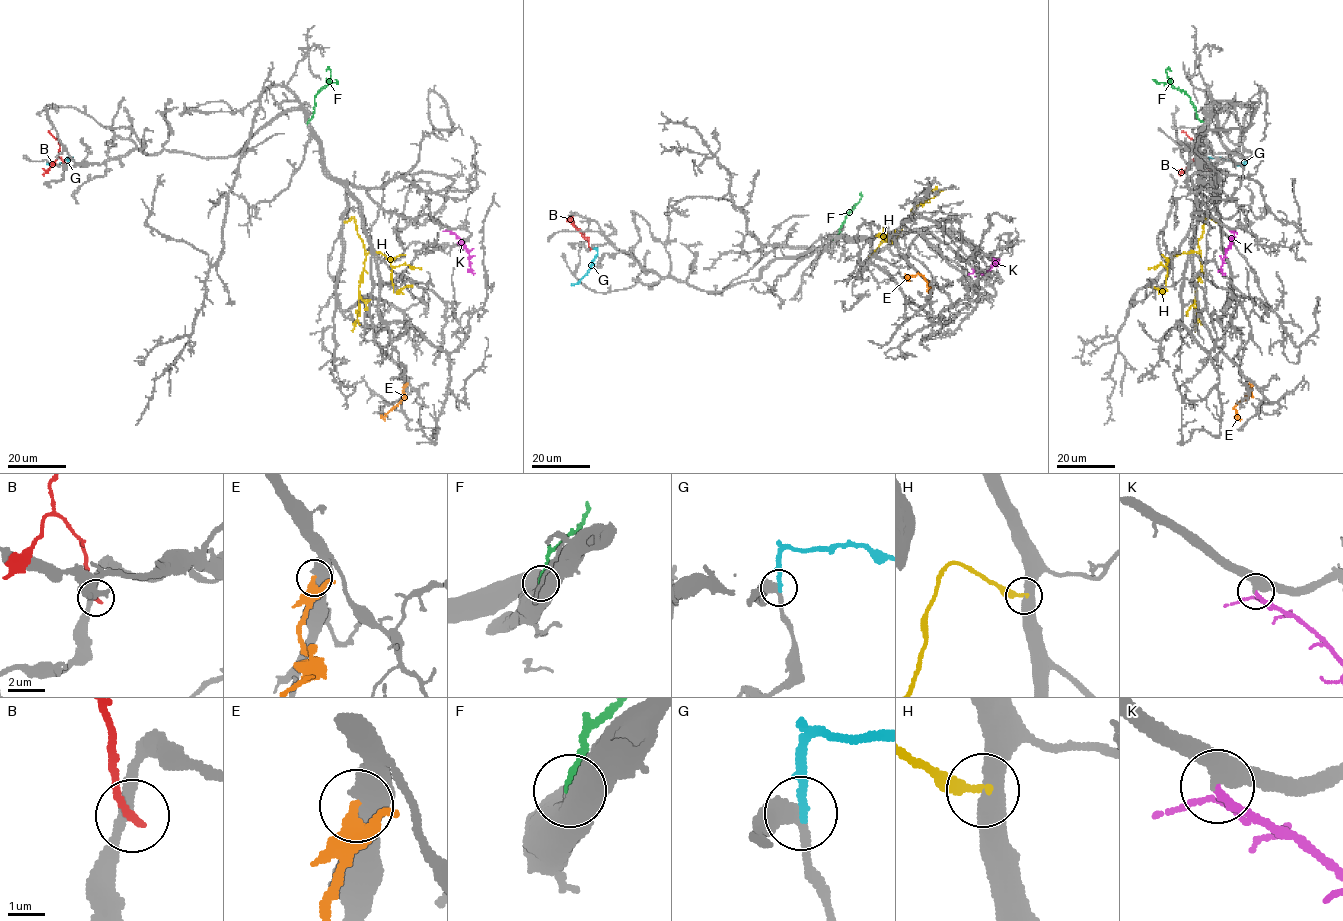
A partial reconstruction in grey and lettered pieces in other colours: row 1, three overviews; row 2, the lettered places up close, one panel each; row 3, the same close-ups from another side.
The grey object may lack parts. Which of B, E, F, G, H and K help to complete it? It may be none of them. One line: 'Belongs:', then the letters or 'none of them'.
Belongs: K

